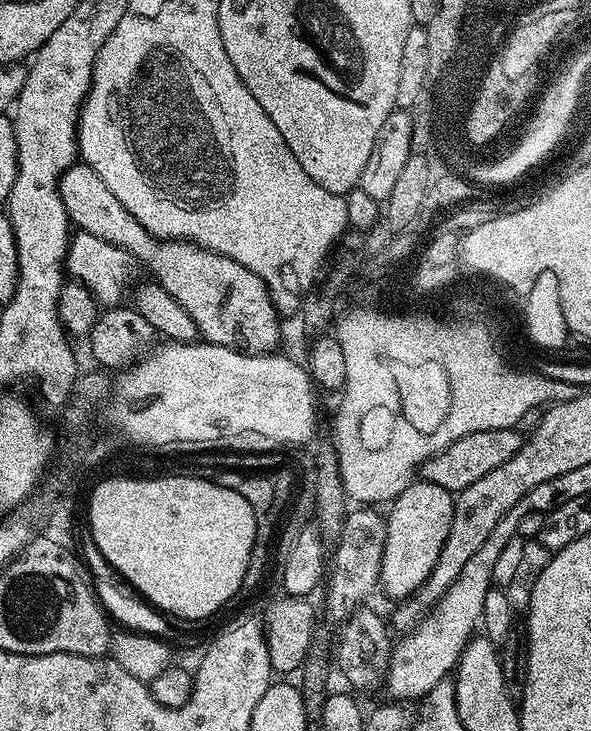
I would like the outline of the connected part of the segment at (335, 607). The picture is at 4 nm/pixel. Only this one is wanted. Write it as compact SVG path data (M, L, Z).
M360 506L349 511L344 517L344 524L341 527L340 535L334 546L334 566L330 568L328 578L328 592L326 604L329 614L343 622L350 617L357 608L361 607L373 590L379 587L381 560L385 550L387 519L380 516L375 507Z

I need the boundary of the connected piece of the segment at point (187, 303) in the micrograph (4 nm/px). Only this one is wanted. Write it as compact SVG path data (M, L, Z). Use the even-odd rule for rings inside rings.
M77 162L64 171L60 179L60 197L66 206L69 221L79 231L94 234L98 238L126 250L143 267L145 264L152 271L149 272L151 279L160 284L162 290L166 290L166 294L170 294L170 298L174 298L178 302L178 306L182 306L182 310L186 310L186 314L190 314L190 318L194 318L200 336L207 343L253 354L271 353L275 349L272 347L275 344L277 347L281 343L282 320L277 313L275 304L272 303L268 285L262 278L258 278L258 274L246 270L246 266L217 252L199 248L197 244L187 240L159 240L156 236L151 236L146 230L146 226L142 226L142 222L138 222L138 218L134 218L134 214L130 214L130 210L126 210L126 206L122 206L122 202L118 202L118 198L114 198L114 193L106 187L106 182L102 182L102 178L98 178L98 174L94 174L94 170L89 164Z

